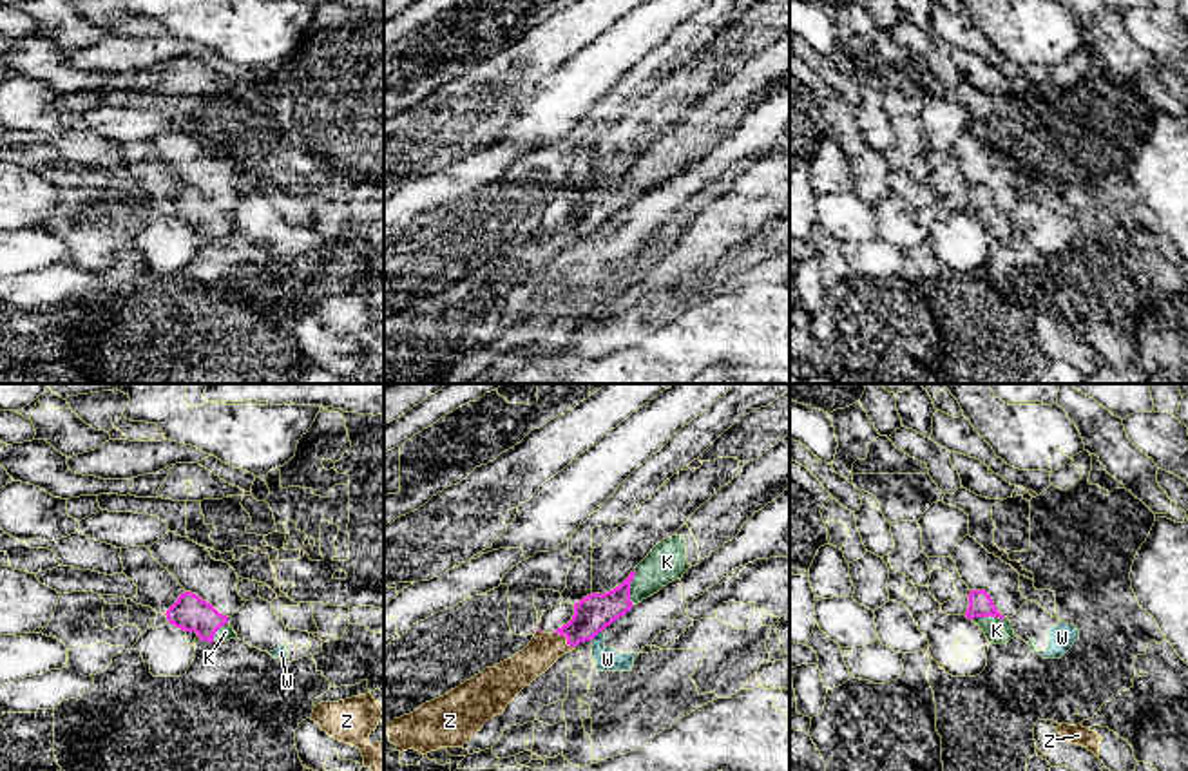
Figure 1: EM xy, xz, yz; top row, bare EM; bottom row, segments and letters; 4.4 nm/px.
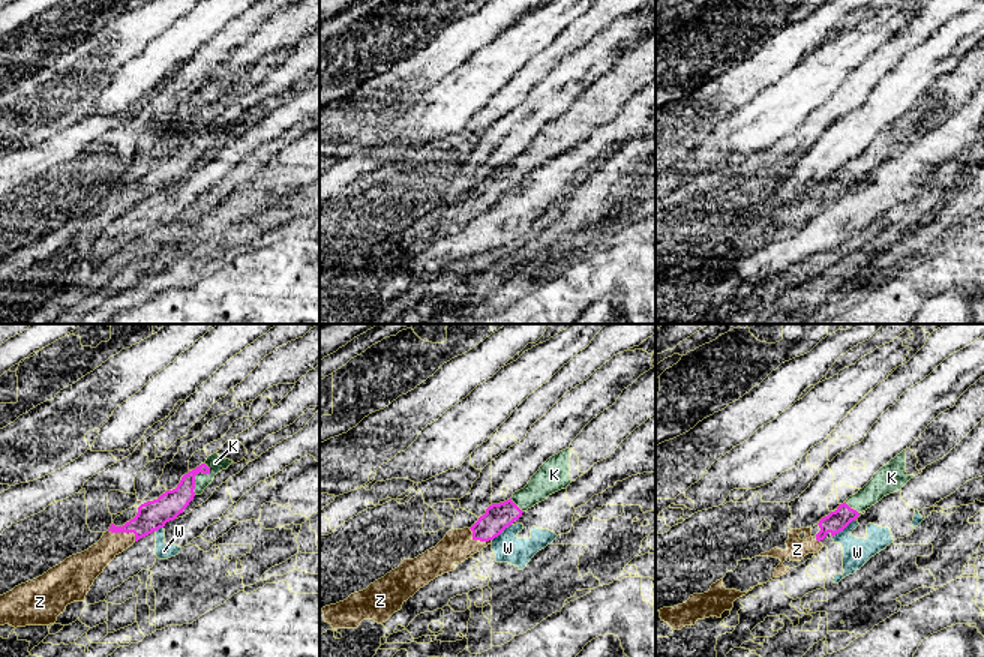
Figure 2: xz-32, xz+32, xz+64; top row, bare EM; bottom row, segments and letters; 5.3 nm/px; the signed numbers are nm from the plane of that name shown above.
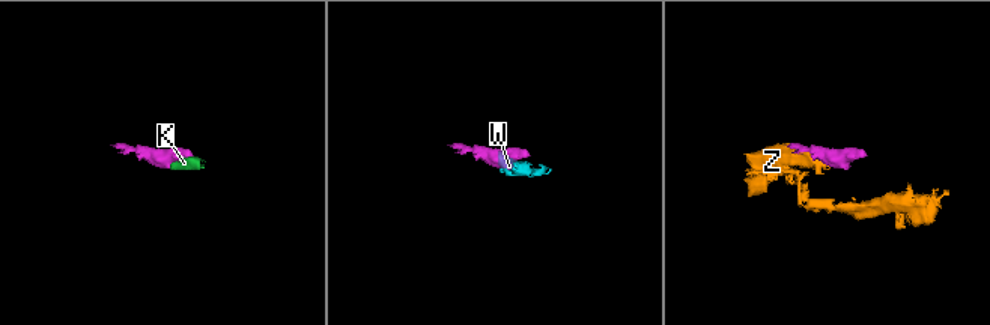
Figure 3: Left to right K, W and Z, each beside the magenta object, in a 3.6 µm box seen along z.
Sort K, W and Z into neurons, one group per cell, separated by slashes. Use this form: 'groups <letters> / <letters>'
groups K Z / W

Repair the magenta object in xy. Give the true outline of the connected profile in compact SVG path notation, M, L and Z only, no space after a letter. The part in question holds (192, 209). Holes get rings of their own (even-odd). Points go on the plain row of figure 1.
M183 186L165 210L170 219L196 226L201 235L226 237L237 232L228 212L192 186Z

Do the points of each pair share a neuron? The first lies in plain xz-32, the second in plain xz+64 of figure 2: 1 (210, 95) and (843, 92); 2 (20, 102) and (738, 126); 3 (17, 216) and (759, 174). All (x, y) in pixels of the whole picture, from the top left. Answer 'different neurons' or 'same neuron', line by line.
1: different neurons
2: different neurons
3: same neuron

